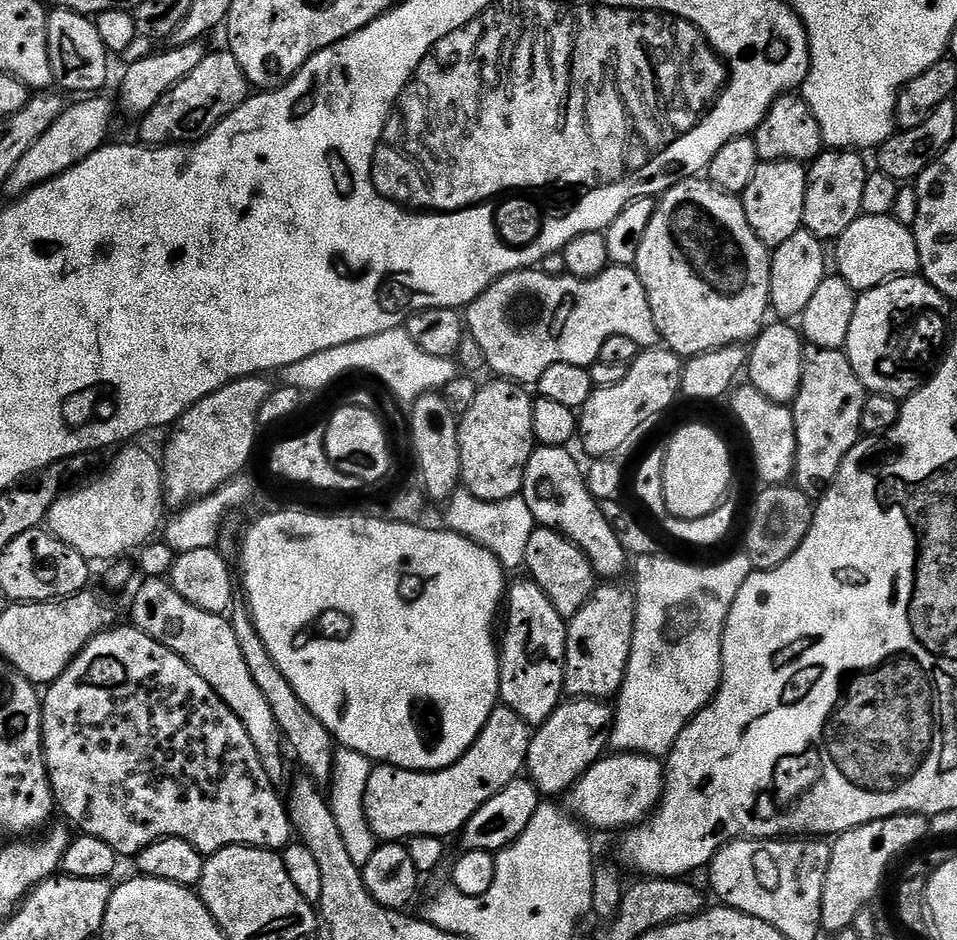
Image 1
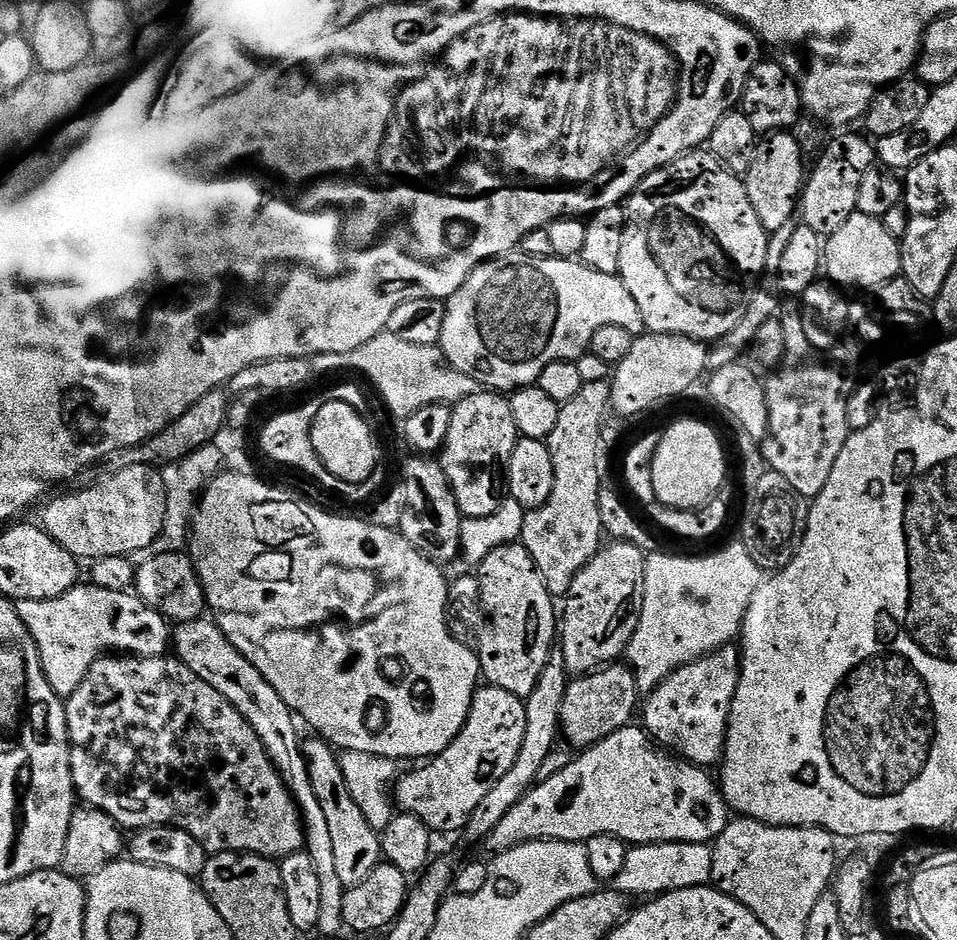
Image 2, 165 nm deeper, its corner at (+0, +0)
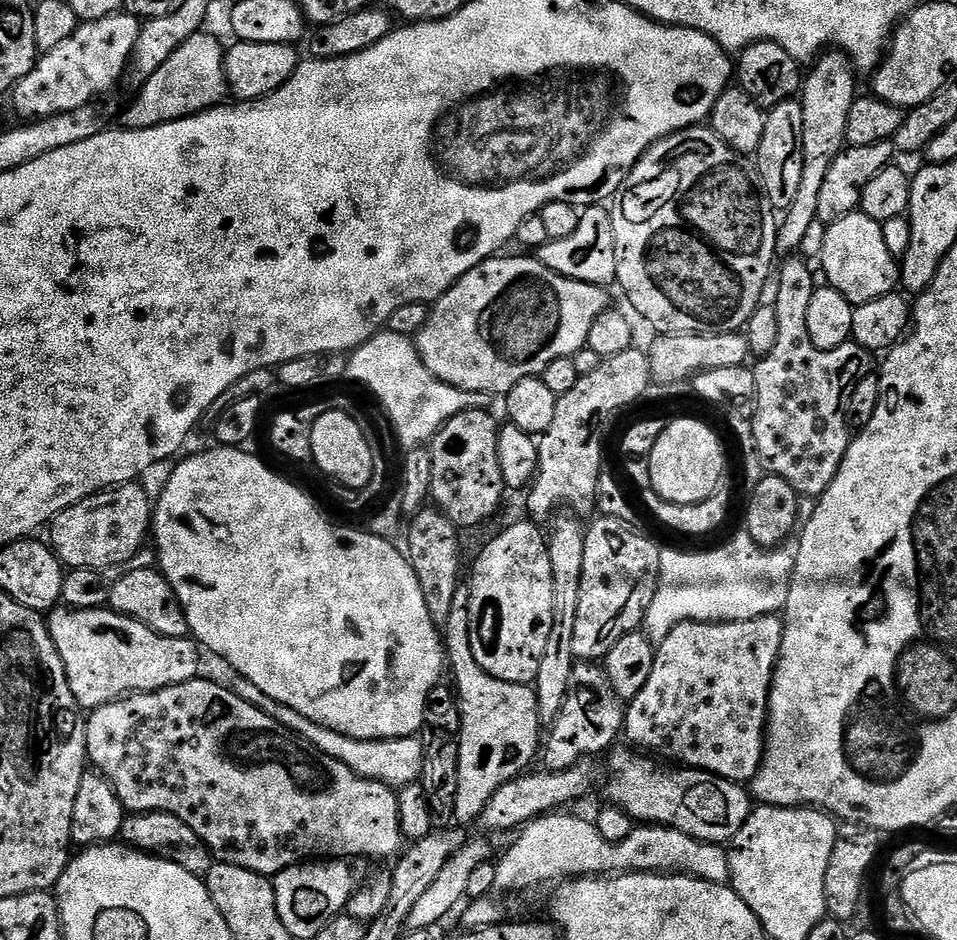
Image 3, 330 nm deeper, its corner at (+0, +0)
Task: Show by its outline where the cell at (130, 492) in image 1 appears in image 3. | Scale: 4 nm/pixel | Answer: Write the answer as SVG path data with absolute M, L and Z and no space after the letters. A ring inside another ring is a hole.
M139 483L121 484L118 488L107 488L105 492L94 494L66 510L62 510L53 518L50 525L52 540L50 547L65 569L74 568L99 568L109 570L115 564L127 565L134 558L137 551L145 547L150 536L152 526L153 501L148 500L148 492L139 488Z

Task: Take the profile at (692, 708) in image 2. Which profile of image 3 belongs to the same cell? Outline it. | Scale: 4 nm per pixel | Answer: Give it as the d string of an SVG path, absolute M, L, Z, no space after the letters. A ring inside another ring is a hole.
M774 615L723 622L681 620L673 625L664 641L656 644L654 667L650 670L650 678L646 678L646 686L642 686L627 705L623 735L629 736L637 749L657 752L652 754L665 756L660 757L665 761L686 768L700 768L727 780L751 782L764 757L768 695L780 657L784 621Z

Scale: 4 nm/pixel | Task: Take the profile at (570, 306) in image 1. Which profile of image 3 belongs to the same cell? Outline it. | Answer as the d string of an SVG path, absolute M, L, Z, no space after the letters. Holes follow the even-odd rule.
M497 254L486 259L478 266L474 266L474 270L470 270L466 275L461 276L460 281L445 296L440 297L431 305L428 320L414 340L416 349L420 351L426 370L430 370L430 374L434 374L450 386L461 388L467 392L486 392L489 394L500 392L500 394L507 394L511 388L518 386L518 382L522 378L539 376L541 372L546 370L546 366L550 366L550 362L554 362L554 358L572 357L574 353L580 352L587 345L590 326L594 324L594 318L598 318L598 314L607 312L610 308L608 296L604 293L607 291L601 285L587 284L586 282L578 282L574 278L566 278L562 274L550 270L532 254L524 254L528 256L504 255Z

